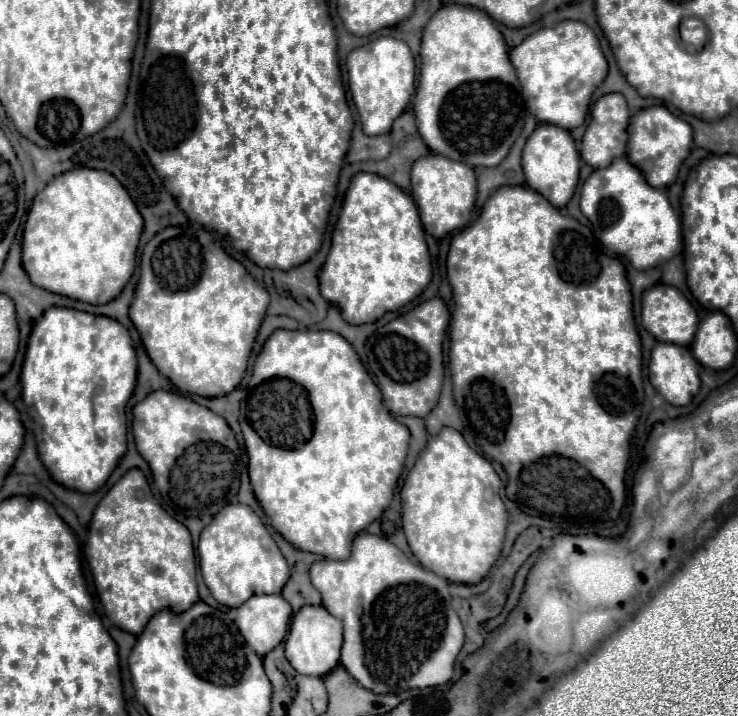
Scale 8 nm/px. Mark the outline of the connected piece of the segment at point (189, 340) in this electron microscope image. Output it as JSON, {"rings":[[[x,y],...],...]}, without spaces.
{"rings":[[[164,228],[142,250],[140,282],[136,286],[136,298],[130,306],[130,320],[138,328],[142,344],[148,352],[150,360],[154,362],[154,366],[160,370],[160,374],[164,374],[182,392],[198,394],[198,396],[204,396],[204,398],[214,398],[214,396],[226,396],[228,392],[232,392],[242,382],[246,366],[248,366],[248,358],[250,358],[250,352],[252,352],[252,346],[254,346],[254,340],[256,340],[256,334],[258,334],[258,328],[260,328],[260,322],[262,322],[262,318],[266,314],[266,308],[268,308],[268,302],[270,302],[268,292],[260,284],[256,284],[256,280],[246,272],[246,268],[238,260],[230,258],[222,248],[218,248],[214,244],[214,238],[204,228]]]}

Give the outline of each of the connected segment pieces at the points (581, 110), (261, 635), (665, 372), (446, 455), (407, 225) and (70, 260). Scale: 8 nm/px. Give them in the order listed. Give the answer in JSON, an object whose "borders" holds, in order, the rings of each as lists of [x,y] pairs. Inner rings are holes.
{"borders":[[[[564,20],[528,36],[520,46],[512,48],[510,60],[520,76],[530,114],[538,122],[564,130],[574,130],[584,124],[592,94],[608,74],[608,62],[596,34],[590,26],[576,20]]],[[[256,594],[238,608],[236,626],[254,652],[266,656],[284,640],[290,616],[292,608],[282,594]]],[[[658,342],[650,354],[650,382],[674,406],[686,406],[700,390],[698,362],[688,348]]],[[[442,428],[438,436],[430,438],[428,446],[420,452],[400,492],[402,528],[416,560],[424,568],[456,584],[478,584],[482,578],[486,578],[488,570],[500,556],[502,542],[506,536],[508,514],[498,494],[500,486],[502,486],[502,480],[492,468],[492,464],[484,456],[474,452],[458,430]]],[[[356,174],[348,186],[332,232],[332,248],[320,272],[322,296],[342,312],[348,324],[366,324],[410,304],[430,280],[430,254],[412,196],[378,174]]],[[[74,168],[36,194],[22,236],[22,266],[38,288],[88,304],[108,304],[134,272],[142,226],[138,208],[110,172]]]]}

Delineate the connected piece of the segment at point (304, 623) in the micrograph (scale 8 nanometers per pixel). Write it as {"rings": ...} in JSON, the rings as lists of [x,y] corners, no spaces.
{"rings":[[[304,606],[294,614],[290,632],[286,636],[286,658],[296,672],[306,676],[324,676],[340,662],[342,622],[334,618],[324,606]]]}

